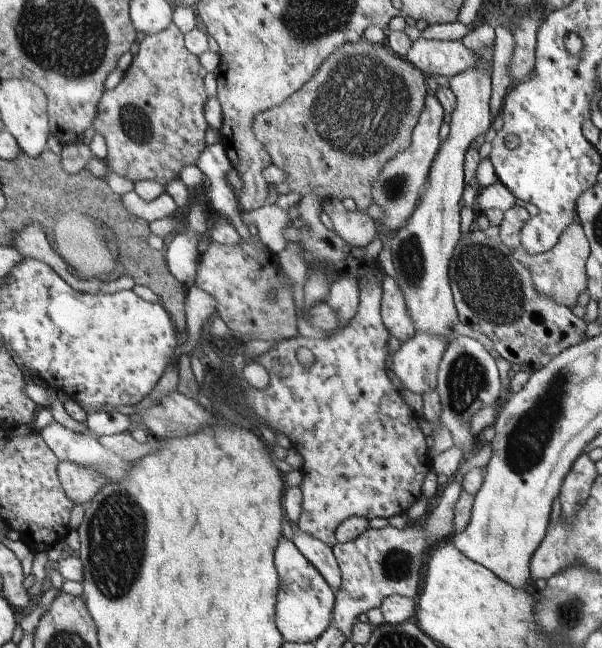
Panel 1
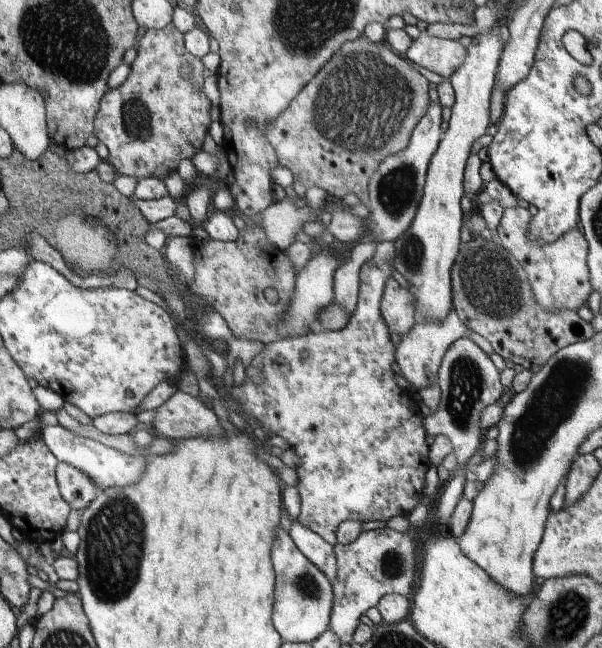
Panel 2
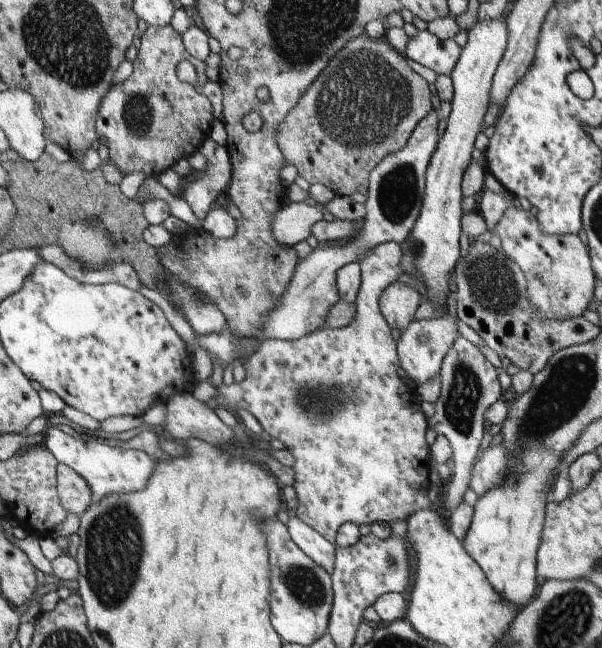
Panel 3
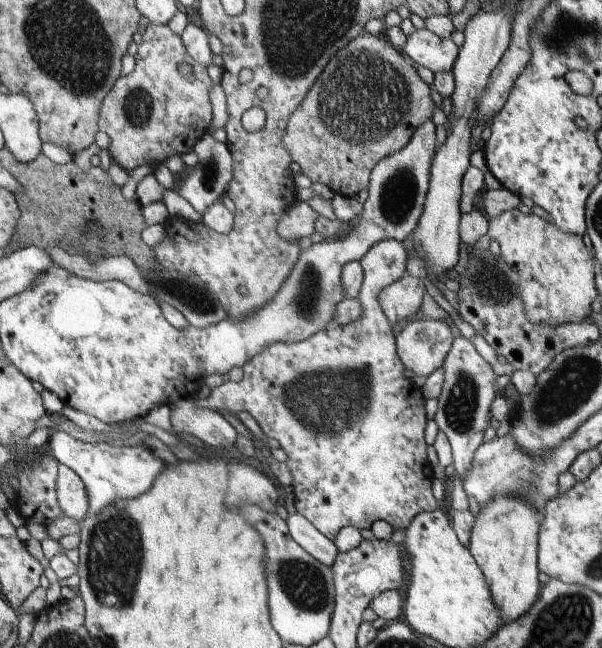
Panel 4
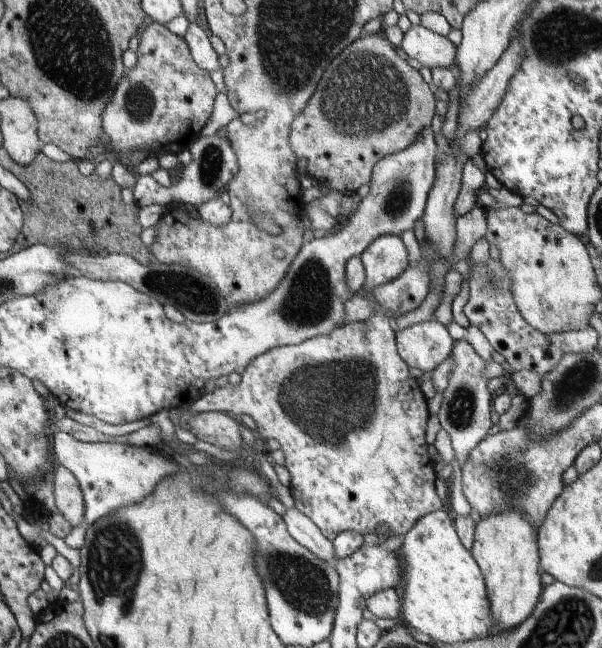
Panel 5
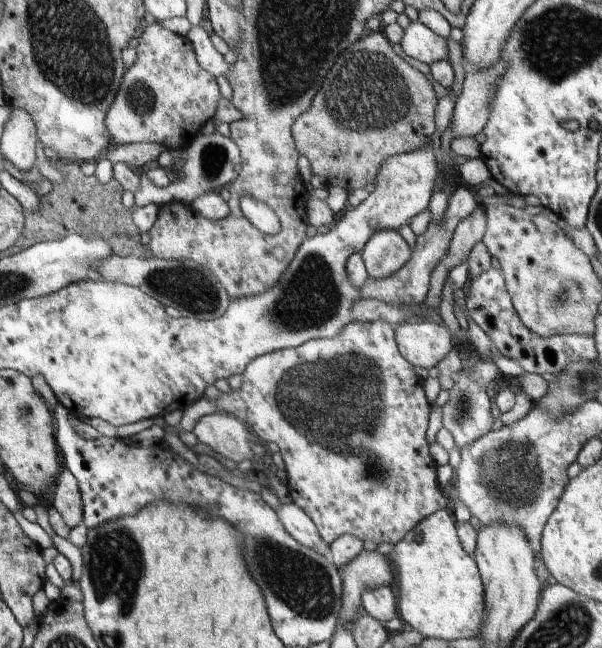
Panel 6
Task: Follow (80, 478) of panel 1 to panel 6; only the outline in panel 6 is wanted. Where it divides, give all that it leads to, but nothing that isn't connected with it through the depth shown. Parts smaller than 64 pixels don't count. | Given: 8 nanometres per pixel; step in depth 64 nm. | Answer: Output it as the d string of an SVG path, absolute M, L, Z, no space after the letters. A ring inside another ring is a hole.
M63 466L53 484L53 508L59 512L67 528L77 528L83 522L83 498L77 478Z

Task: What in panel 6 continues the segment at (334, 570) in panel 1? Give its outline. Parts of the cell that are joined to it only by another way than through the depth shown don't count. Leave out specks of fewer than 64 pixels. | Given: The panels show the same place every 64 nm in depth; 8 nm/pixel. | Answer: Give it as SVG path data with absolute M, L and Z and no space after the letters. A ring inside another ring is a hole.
M279 504L279 508L275 510L277 518L283 522L283 528L303 546L313 548L317 552L321 552L323 556L329 556L329 546L321 540L317 526L313 524L313 520L297 506L297 504Z

